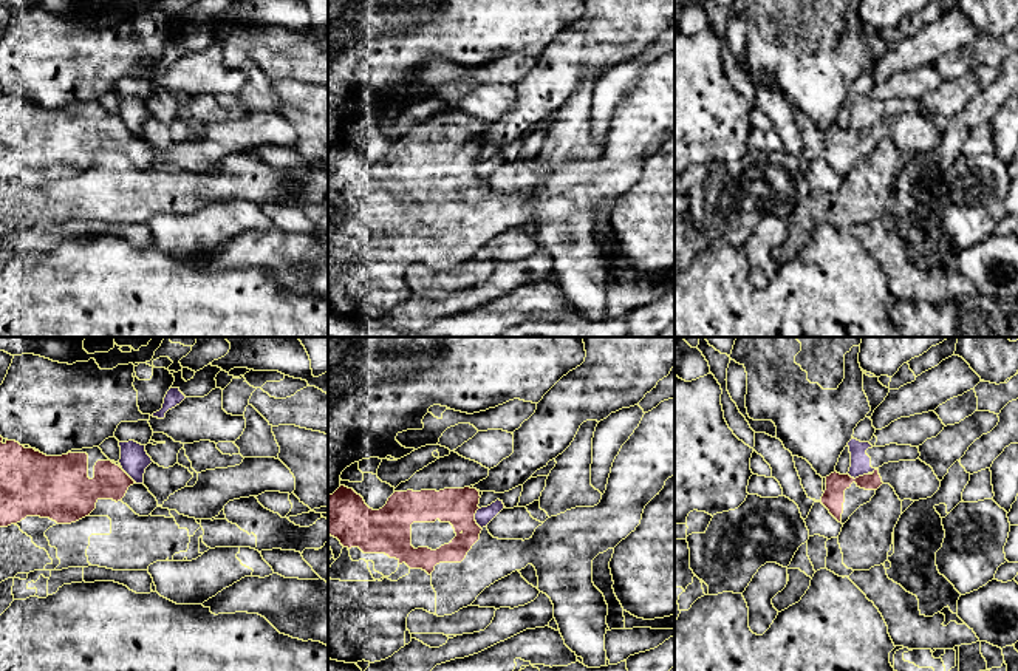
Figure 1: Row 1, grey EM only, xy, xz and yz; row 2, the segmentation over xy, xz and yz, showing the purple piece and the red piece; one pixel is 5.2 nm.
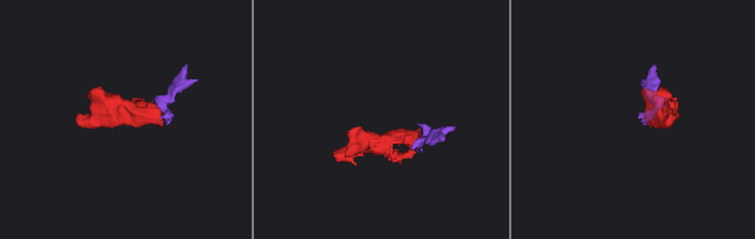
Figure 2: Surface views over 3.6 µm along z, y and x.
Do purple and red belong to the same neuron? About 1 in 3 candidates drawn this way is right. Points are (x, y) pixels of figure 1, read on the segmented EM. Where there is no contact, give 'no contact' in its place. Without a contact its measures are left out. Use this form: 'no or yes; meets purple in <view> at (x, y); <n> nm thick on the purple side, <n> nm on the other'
no; meets purple in xz at (475, 518); 90 nm thick on the purple side, 190 nm on the other

